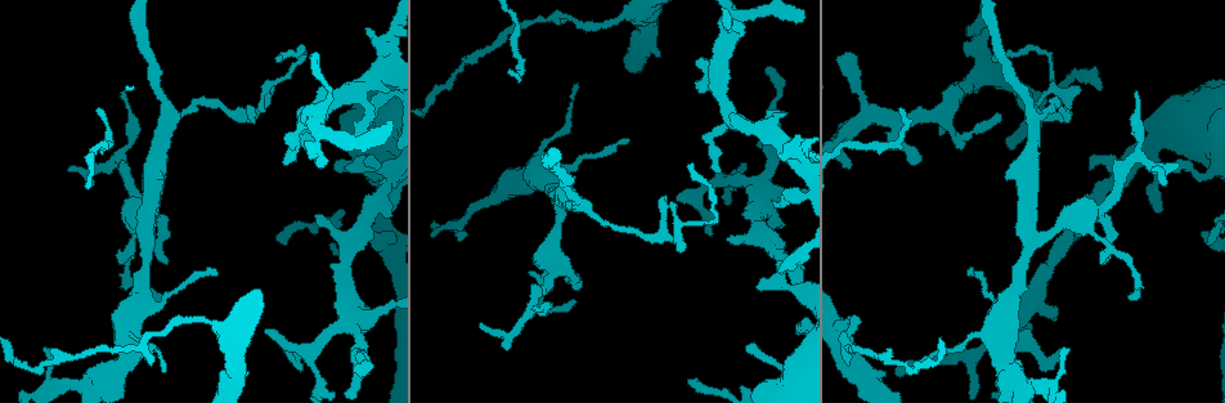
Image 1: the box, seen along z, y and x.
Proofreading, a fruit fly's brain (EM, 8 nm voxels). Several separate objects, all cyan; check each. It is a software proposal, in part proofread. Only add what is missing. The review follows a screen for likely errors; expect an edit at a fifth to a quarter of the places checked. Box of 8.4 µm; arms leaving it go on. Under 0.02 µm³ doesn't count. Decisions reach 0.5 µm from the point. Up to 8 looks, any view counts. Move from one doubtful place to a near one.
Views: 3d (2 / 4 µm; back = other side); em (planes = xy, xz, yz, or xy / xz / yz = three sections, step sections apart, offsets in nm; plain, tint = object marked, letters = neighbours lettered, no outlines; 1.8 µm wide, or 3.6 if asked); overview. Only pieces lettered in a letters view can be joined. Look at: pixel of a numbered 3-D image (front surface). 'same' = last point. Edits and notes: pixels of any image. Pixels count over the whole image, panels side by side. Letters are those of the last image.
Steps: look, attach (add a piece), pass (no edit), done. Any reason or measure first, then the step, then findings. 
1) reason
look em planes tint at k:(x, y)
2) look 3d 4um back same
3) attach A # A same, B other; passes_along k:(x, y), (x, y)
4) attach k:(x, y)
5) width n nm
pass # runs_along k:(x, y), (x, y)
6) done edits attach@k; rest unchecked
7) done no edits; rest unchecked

free end
look 3d 4um at 1:(1025, 328)

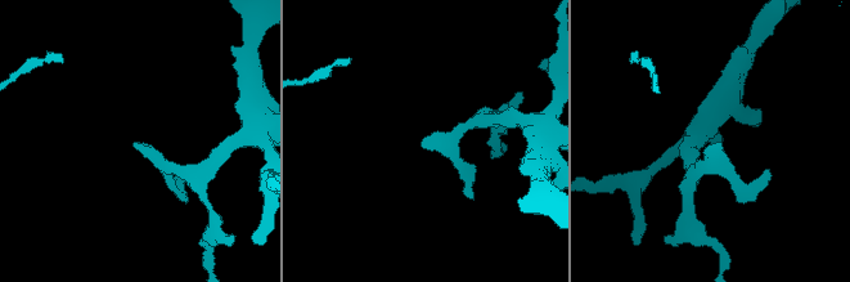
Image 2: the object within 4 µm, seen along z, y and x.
look em planes tint at 2:(420, 142)

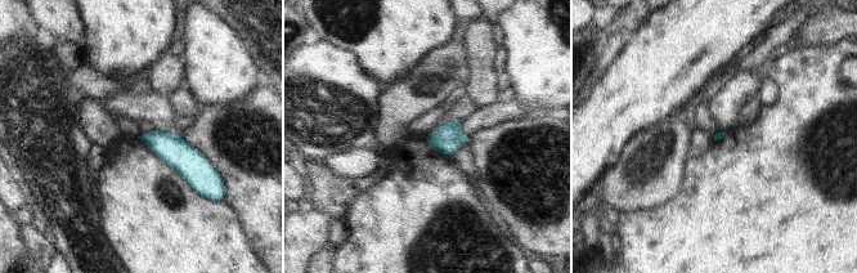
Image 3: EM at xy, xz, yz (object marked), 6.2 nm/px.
see the neighbours
look em planes letters same

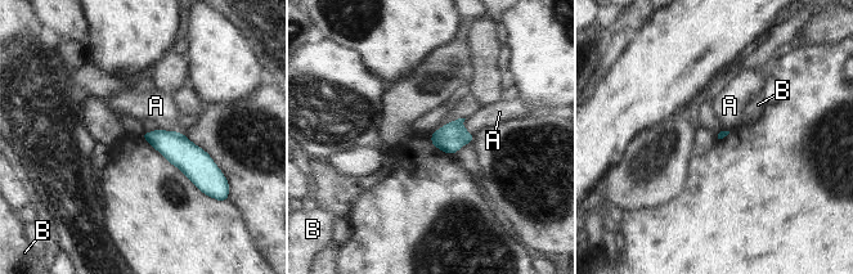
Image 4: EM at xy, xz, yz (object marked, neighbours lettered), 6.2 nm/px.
longest_contact A 160 nm
pass # A other, B other; none of them fits

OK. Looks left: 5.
free end
look em planes letters at 1:(725, 13)

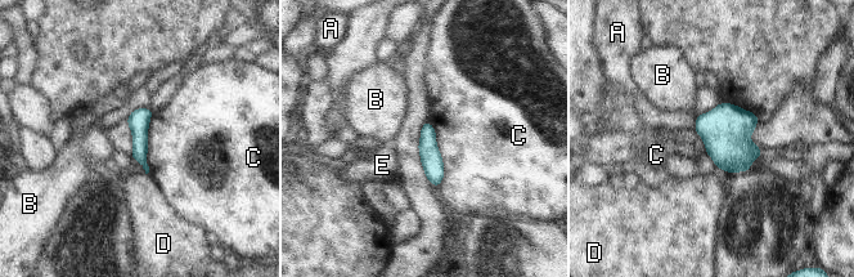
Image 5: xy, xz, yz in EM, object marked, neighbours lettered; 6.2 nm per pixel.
longest_contact C 420 nm
pass # A other, B other, C other, D other, E other; border 5:(428, 120), (443, 161), (439, 186); no lettered piece goes on from it

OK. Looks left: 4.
an open end
look em planes letters at 1:(779, 204)

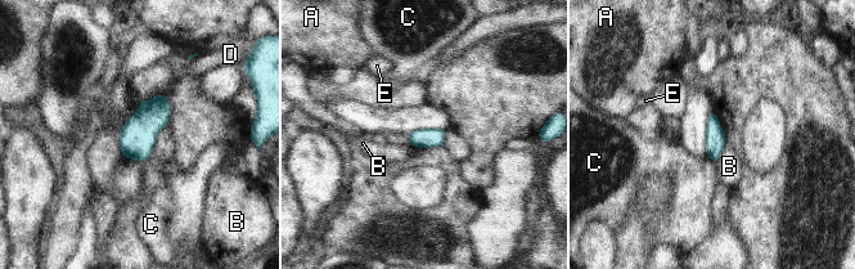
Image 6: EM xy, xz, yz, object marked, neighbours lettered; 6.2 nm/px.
longest_contact C 140 nm
pass # A other, B other, C other, D other, E other; none of them fits

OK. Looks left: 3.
thin end
look em planes tint at 1:(575, 89)

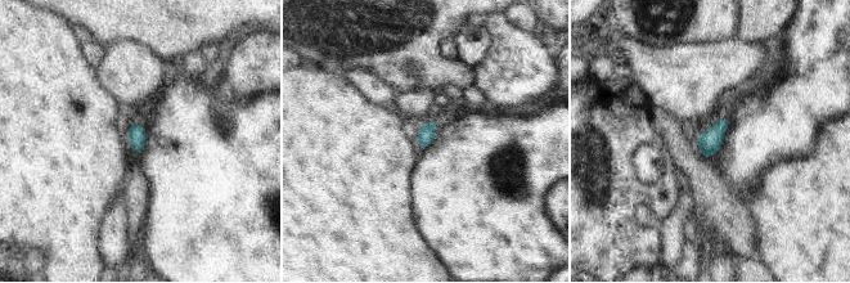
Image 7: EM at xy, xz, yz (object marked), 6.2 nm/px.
look em planes letters same

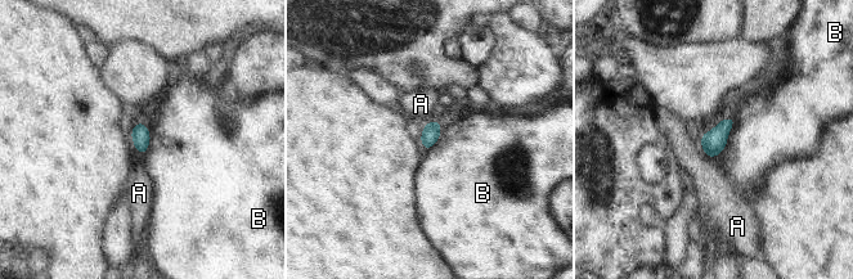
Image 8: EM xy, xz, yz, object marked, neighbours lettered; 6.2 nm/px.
pass # A other, B other; border 8:(733, 117), (726, 147), (712, 157); no lettered piece goes on from it

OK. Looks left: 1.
done no edits; rest unchecked

